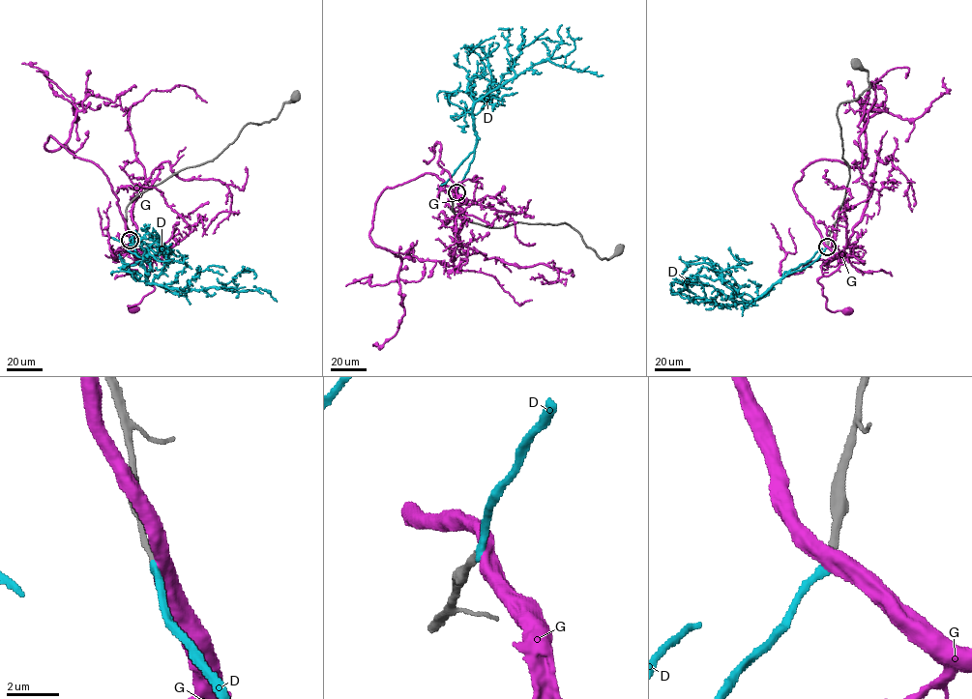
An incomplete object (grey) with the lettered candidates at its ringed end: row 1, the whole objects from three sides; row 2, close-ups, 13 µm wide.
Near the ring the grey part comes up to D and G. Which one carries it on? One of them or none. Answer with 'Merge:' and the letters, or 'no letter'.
Merge: D

